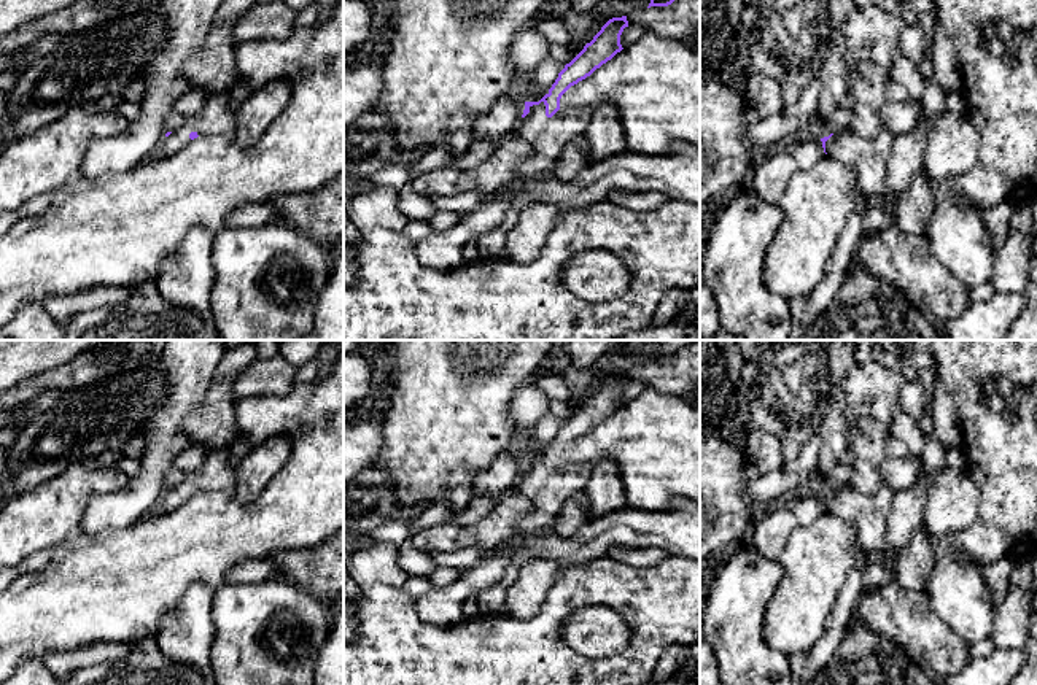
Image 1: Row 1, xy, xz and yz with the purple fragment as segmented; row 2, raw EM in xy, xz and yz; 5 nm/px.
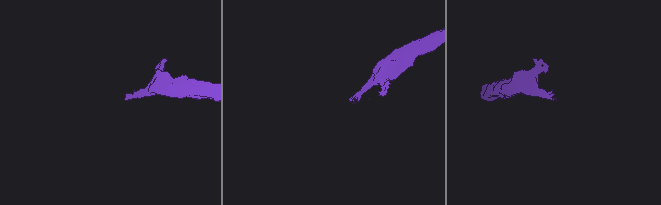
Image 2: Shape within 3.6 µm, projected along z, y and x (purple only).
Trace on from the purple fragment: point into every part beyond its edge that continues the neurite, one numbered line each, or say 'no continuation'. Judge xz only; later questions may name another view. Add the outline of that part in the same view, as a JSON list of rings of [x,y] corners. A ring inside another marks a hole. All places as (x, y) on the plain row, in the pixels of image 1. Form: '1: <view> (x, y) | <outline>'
1: xz (546, 491) | [[[544,458],[530,462],[514,491],[528,499],[533,509],[515,524],[515,532],[526,534],[550,526],[565,501],[585,488],[593,467],[593,462],[560,464],[547,474]]]

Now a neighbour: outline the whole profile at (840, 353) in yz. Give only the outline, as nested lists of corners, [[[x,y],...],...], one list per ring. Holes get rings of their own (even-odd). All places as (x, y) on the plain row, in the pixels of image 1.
[[[827,340],[827,369],[830,378],[829,408],[816,434],[822,440],[814,490],[821,494],[832,488],[827,485],[829,474],[840,466],[840,458],[849,450],[848,420],[845,415],[845,377],[856,364],[856,348],[851,340]]]

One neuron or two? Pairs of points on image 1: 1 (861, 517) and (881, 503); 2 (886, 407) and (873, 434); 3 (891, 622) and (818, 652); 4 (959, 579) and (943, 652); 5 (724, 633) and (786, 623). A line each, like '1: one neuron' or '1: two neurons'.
1: one neuron
2: two neurons
3: two neurons
4: two neurons
5: two neurons

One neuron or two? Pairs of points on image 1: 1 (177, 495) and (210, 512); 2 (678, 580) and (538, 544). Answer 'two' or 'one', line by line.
1: two
2: two

